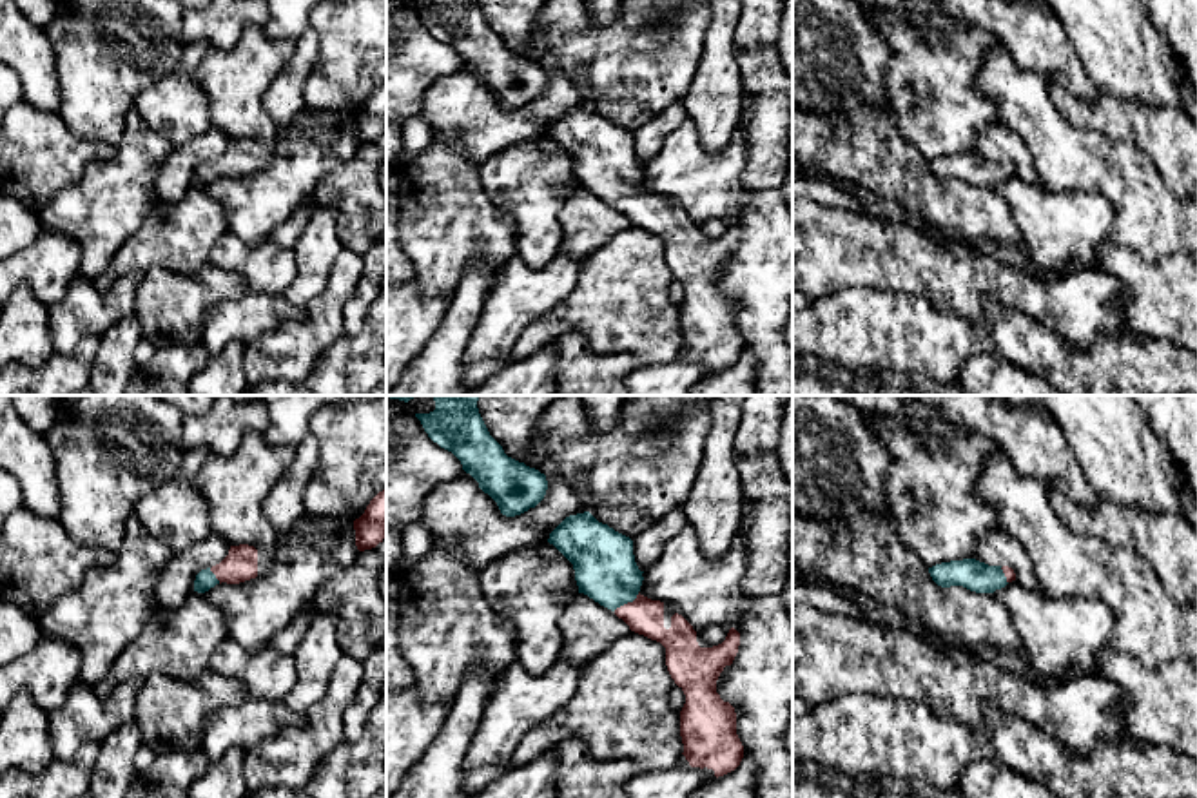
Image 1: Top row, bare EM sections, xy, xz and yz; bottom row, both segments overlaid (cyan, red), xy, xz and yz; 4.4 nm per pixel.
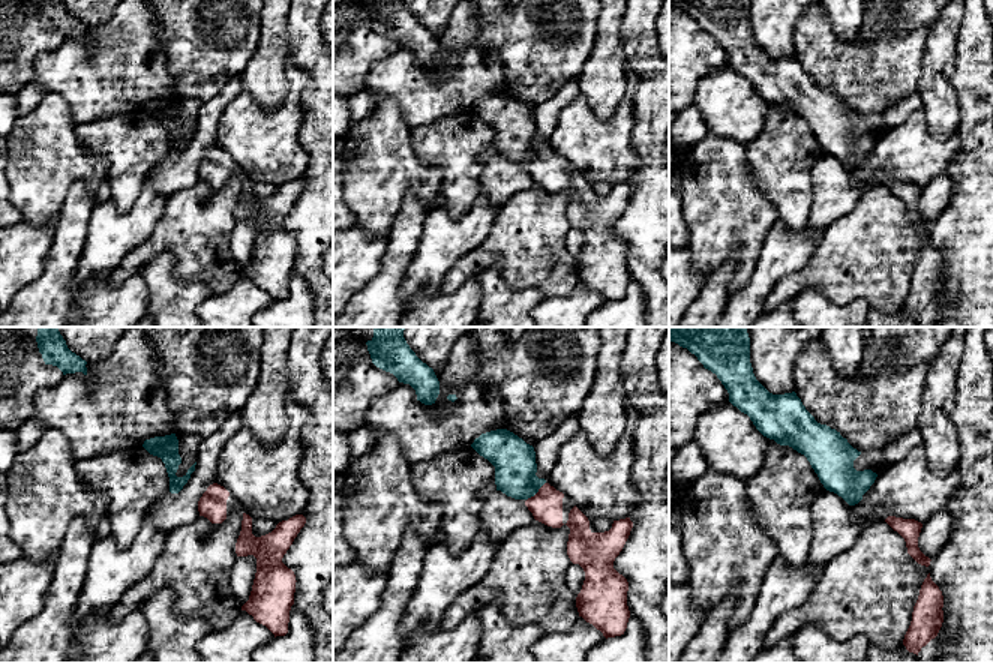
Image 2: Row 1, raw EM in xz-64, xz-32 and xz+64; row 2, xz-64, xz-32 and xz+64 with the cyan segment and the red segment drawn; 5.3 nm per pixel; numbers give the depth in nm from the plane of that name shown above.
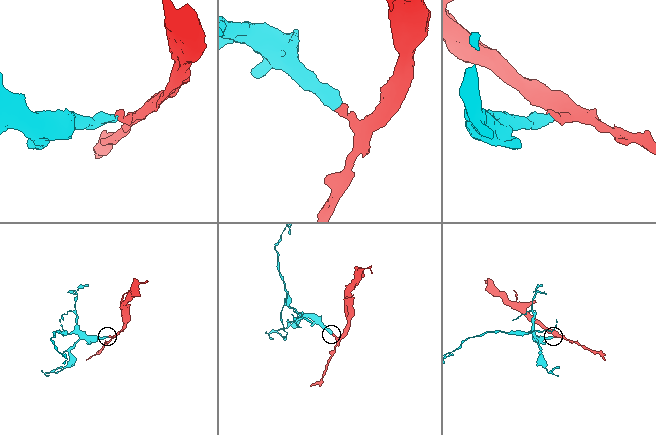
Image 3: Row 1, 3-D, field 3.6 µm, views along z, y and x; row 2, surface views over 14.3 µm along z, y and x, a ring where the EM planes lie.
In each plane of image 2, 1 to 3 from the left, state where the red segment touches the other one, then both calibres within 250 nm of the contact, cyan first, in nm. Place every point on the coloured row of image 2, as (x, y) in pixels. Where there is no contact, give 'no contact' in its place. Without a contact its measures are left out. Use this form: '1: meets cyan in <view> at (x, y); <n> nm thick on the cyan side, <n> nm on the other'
1: no contact
2: meets cyan in xz-32 at (536, 492); 220 nm thick on the cyan side, 180 nm on the other
3: no contact

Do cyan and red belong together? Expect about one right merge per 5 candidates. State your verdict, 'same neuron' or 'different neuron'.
same neuron

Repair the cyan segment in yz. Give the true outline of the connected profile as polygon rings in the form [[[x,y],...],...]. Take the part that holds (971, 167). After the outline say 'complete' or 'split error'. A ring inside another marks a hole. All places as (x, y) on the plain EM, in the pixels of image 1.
[[[976,152],[950,154],[929,161],[932,174],[941,181],[963,180],[976,187],[994,187],[1016,174],[1008,160],[988,160]]]; split error

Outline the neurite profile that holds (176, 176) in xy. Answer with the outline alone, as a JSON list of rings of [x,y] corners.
[[[210,127],[203,136],[178,145],[169,152],[156,180],[156,192],[161,203],[178,203],[194,185],[196,169],[201,163],[219,158],[229,149],[230,138]]]

